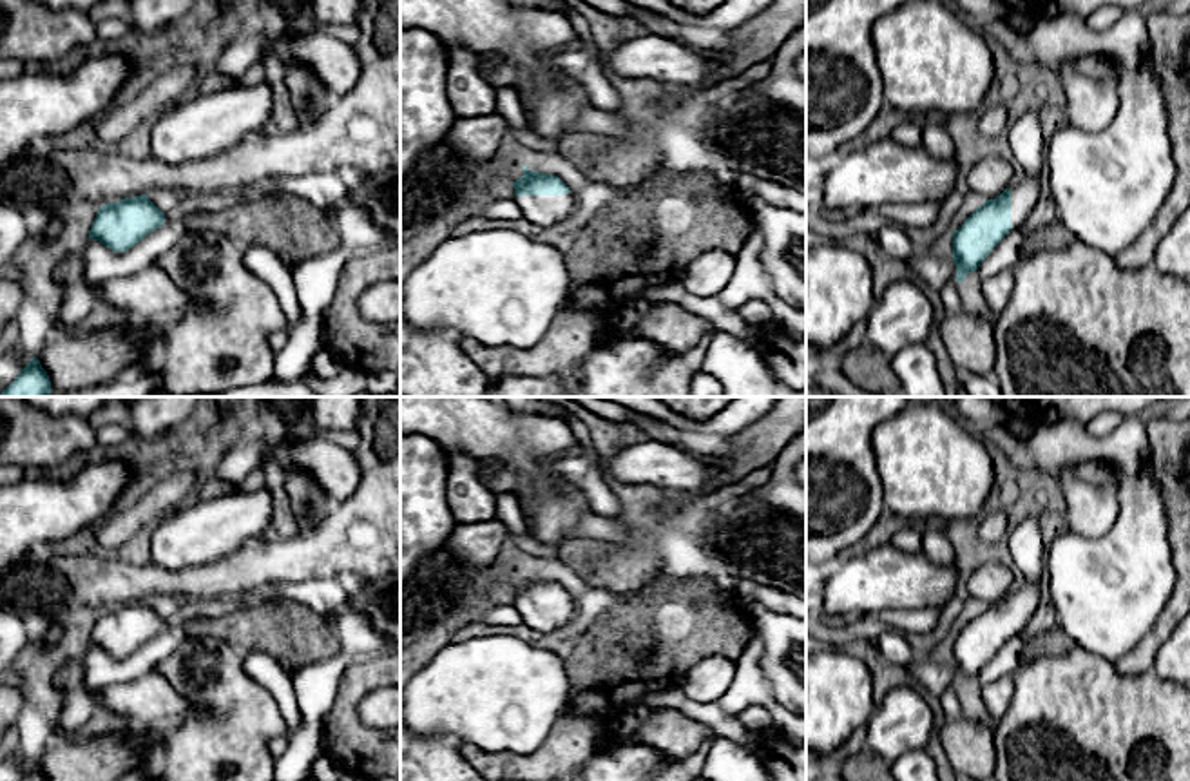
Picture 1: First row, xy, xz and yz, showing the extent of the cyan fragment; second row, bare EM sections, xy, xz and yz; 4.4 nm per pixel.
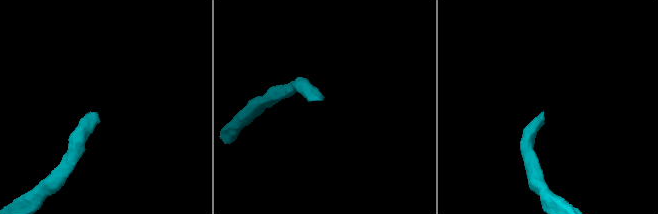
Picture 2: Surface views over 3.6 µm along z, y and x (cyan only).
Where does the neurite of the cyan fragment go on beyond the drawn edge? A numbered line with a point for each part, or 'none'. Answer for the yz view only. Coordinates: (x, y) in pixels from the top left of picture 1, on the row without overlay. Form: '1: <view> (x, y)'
1: yz (1024, 602)

